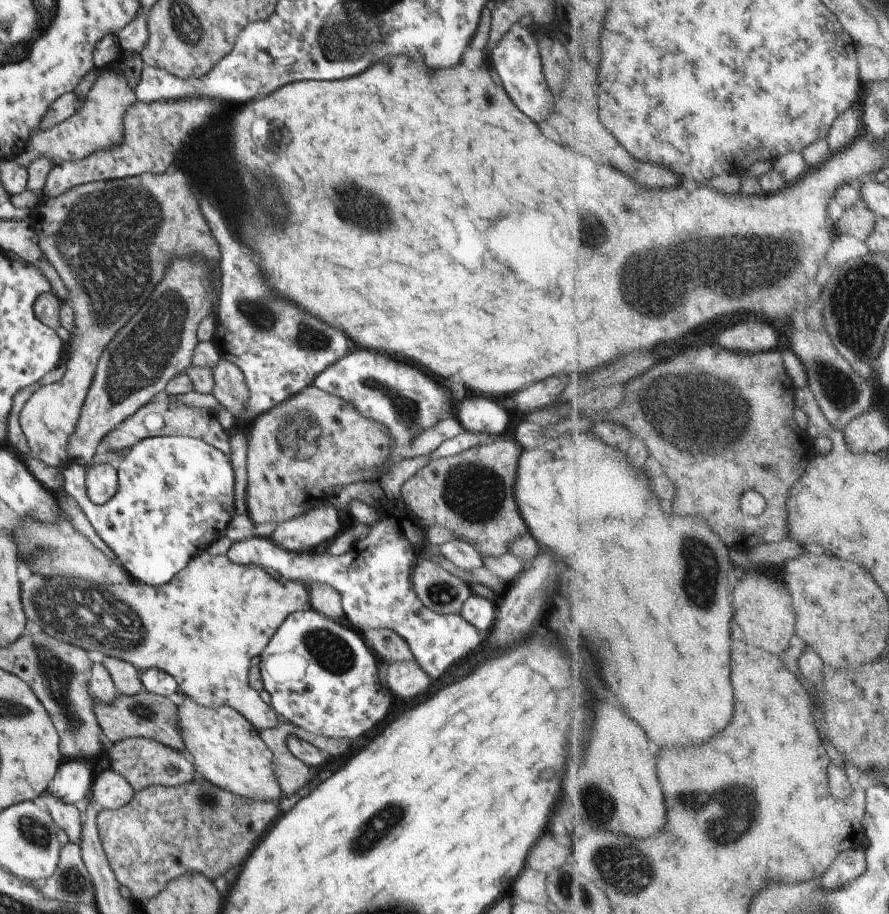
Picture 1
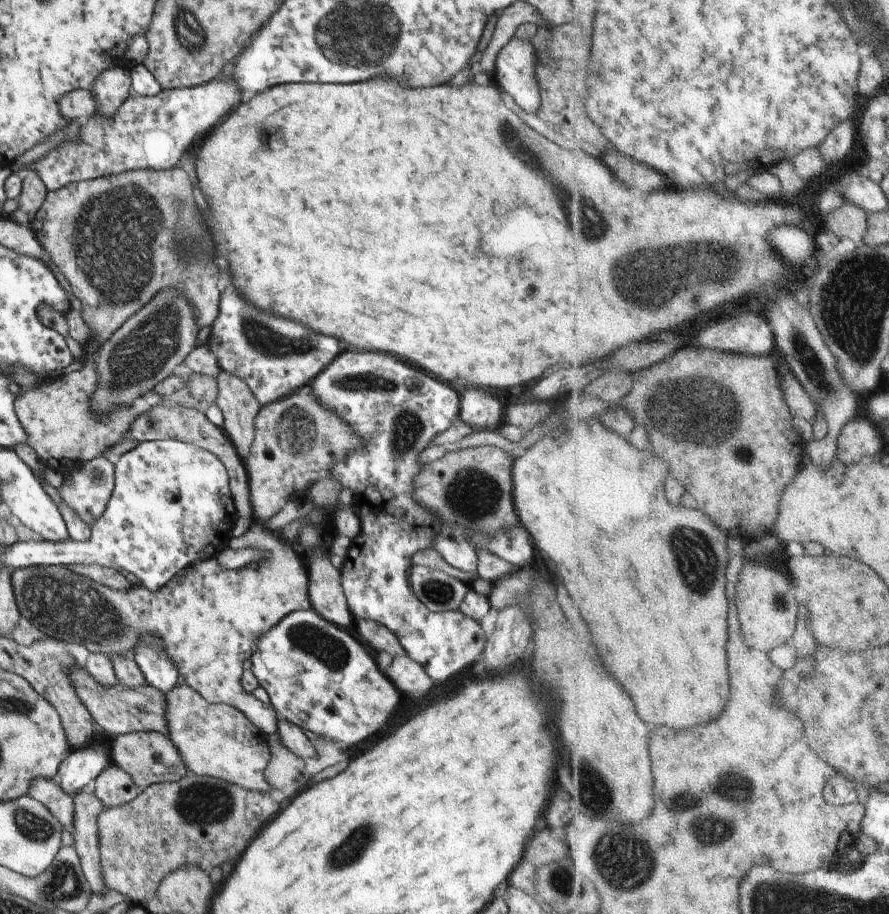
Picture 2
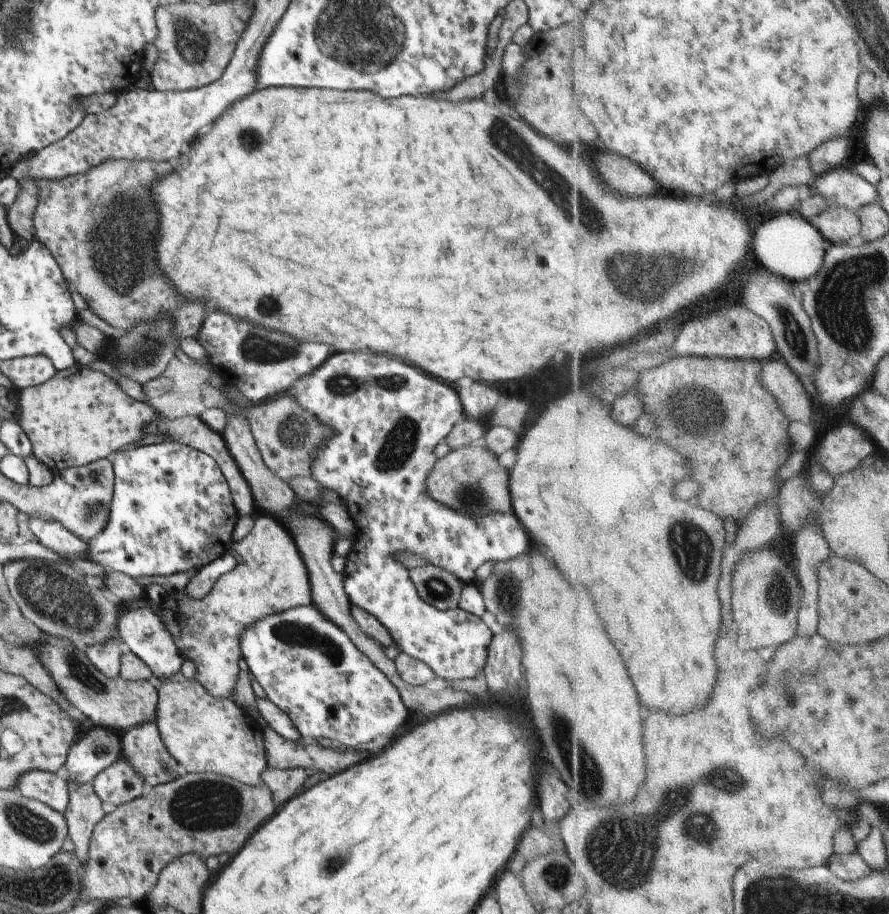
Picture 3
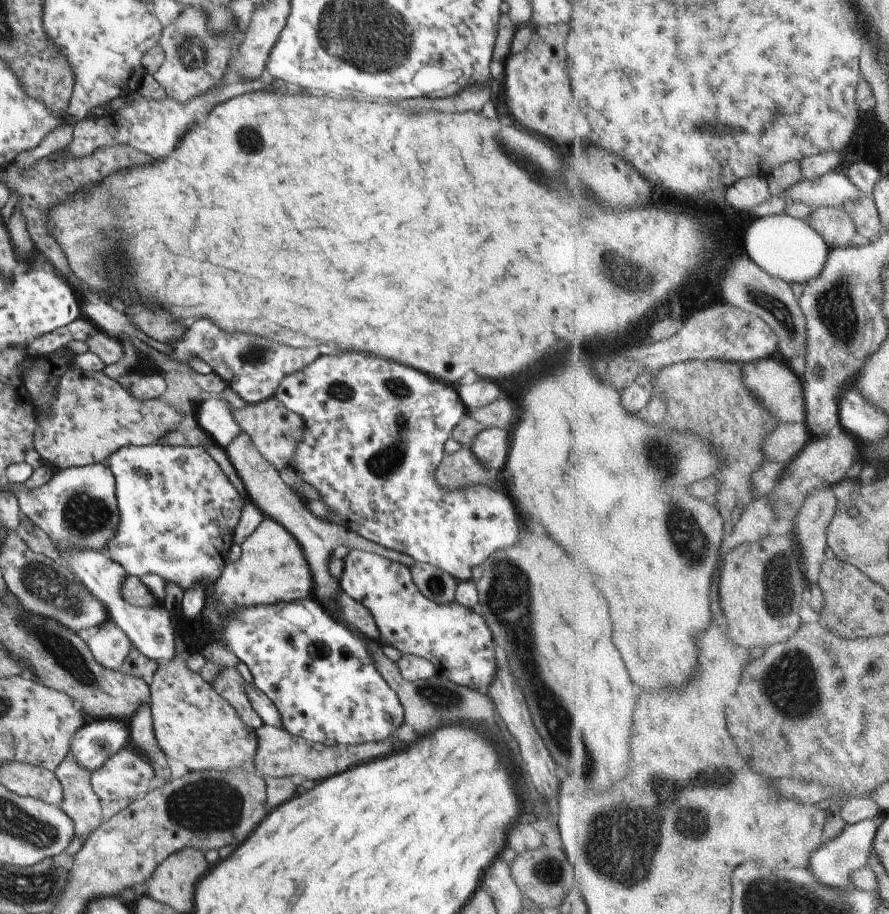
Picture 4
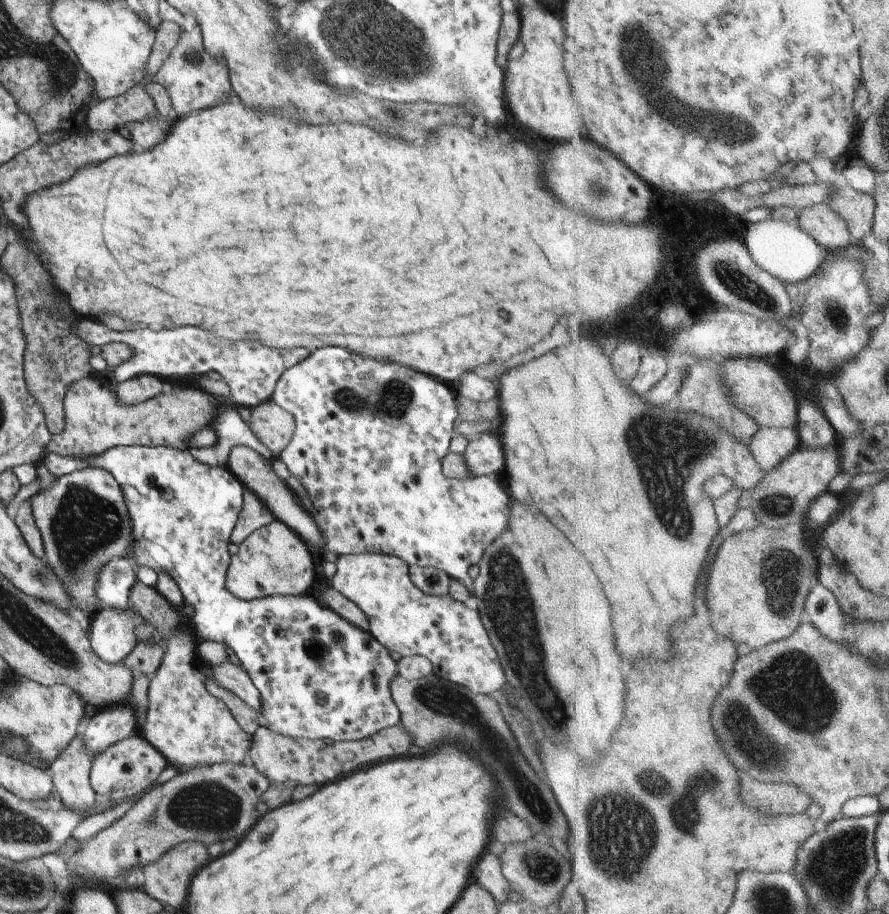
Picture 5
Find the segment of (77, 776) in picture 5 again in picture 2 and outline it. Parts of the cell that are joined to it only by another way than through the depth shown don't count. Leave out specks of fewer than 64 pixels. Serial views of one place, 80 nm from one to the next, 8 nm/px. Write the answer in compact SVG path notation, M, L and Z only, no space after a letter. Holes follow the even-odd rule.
M77 791L72 796L72 826L69 828L69 833L73 837L72 847L75 849L83 876L91 892L95 894L99 894L100 892L105 893L107 891L100 877L100 860L98 859L96 820L101 811L103 811L102 802L93 793Z

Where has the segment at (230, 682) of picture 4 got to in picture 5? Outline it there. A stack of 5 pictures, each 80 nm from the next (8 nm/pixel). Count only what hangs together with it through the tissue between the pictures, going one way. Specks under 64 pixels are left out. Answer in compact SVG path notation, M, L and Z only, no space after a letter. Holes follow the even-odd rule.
M210 675L205 677L204 687L207 692L217 700L220 700L231 713L239 728L252 736L260 725L257 712L255 712L243 699L237 698L232 692L221 688Z

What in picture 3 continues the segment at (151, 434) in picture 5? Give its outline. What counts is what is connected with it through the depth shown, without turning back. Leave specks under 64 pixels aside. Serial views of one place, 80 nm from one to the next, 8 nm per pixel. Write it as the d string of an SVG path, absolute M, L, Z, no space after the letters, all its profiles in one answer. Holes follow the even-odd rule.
M69 367L68 369L55 371L55 374L49 380L43 381L41 384L20 389L18 396L18 424L29 439L34 457L39 462L43 462L53 475L67 467L80 467L97 459L105 459L111 452L119 450L119 448L123 448L123 446L127 446L132 442L137 442L144 434L167 434L171 440L207 454L218 464L219 470L228 484L233 504L239 514L233 527L232 540L235 542L241 540L241 538L247 536L253 526L257 508L248 484L241 476L235 462L233 462L221 434L214 433L197 416L181 416L181 418L173 418L172 420L166 419L159 412L155 412L153 408L150 408L148 401L137 401L123 393L117 383L114 383L113 379L110 379L101 371Z

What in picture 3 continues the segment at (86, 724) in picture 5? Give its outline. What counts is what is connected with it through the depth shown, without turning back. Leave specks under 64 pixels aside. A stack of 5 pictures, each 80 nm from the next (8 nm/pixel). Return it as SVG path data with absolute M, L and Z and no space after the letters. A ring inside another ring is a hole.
M94 726L72 742L60 775L76 783L91 782L107 765L121 756L121 733L113 729Z

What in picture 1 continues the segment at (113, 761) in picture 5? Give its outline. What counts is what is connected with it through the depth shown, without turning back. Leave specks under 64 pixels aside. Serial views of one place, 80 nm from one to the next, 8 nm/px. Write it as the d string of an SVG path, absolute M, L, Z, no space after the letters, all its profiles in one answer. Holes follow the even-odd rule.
M113 769L101 771L92 785L93 804L100 809L117 809L135 794L131 785Z

